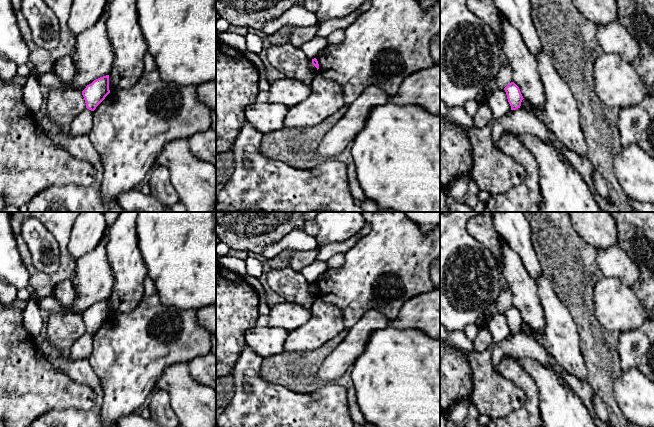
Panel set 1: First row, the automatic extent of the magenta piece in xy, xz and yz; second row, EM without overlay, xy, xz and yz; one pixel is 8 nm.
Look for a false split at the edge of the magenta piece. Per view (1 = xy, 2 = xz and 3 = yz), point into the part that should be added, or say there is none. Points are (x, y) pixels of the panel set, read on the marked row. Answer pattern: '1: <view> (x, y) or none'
1: none
2: none
3: none

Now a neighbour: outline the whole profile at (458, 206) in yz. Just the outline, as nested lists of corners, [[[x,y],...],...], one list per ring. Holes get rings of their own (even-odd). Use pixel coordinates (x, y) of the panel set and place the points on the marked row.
[[[463,200],[455,201],[449,206],[449,212],[474,212],[474,208],[467,205]]]

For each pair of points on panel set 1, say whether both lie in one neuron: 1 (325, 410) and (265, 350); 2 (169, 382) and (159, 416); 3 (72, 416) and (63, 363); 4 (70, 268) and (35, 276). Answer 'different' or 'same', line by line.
1: different
2: different
3: same
4: same

